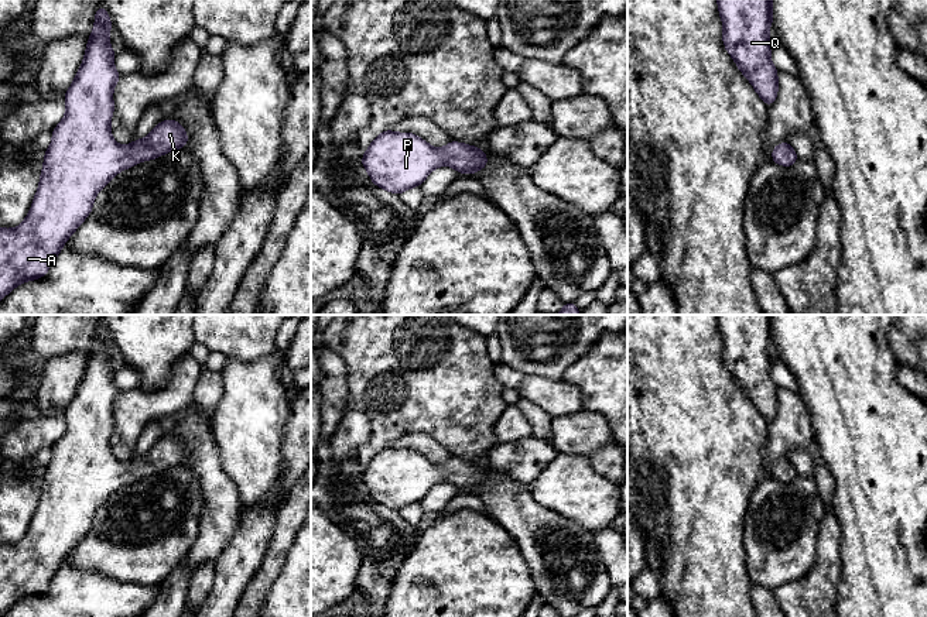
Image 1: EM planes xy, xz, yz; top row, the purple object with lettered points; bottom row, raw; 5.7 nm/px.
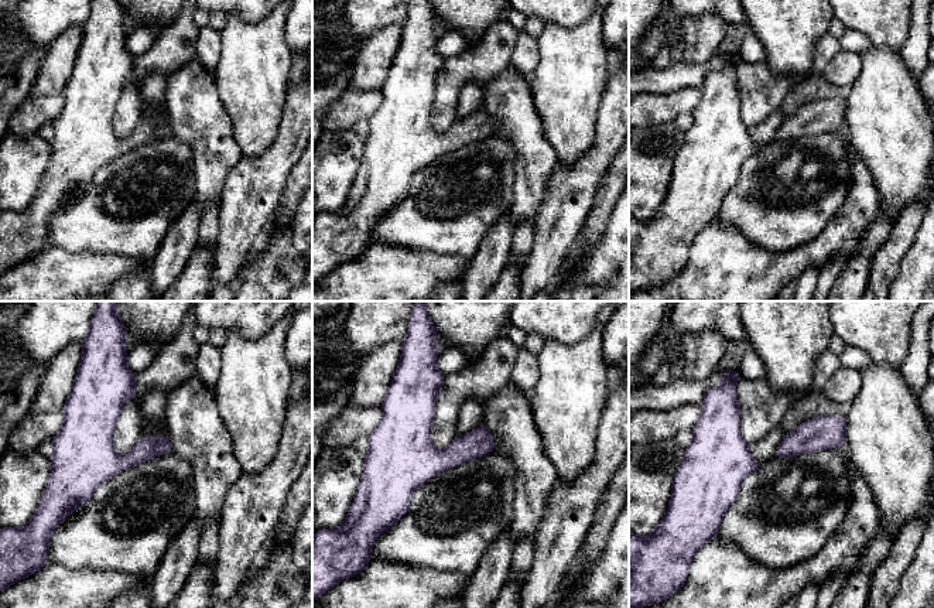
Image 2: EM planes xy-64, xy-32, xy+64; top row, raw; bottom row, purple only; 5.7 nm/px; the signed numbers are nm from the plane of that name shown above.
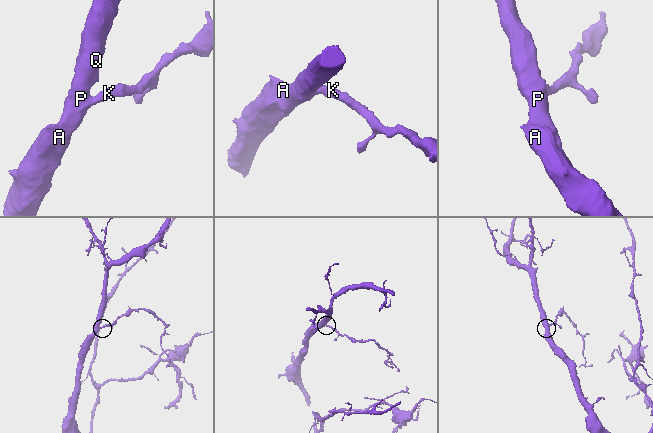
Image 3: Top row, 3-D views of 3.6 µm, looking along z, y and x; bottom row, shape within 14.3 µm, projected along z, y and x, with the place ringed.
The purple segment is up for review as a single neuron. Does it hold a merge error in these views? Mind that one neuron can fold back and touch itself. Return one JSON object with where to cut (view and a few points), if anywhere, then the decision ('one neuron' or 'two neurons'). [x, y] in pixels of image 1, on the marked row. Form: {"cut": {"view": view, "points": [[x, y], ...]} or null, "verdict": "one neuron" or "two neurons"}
{"cut": null, "verdict": "one neuron"}

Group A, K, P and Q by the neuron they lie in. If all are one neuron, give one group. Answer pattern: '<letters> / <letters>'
A K P Q

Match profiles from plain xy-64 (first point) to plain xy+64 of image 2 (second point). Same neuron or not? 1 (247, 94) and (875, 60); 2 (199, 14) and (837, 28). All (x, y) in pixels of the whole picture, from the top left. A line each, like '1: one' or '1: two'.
1: one
2: one

